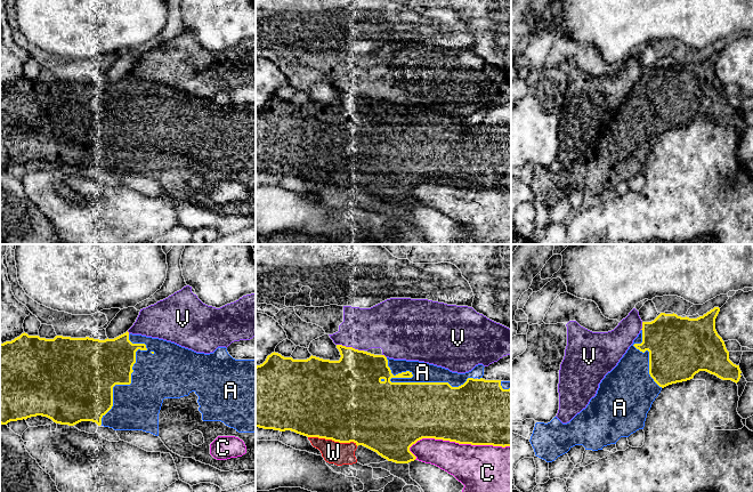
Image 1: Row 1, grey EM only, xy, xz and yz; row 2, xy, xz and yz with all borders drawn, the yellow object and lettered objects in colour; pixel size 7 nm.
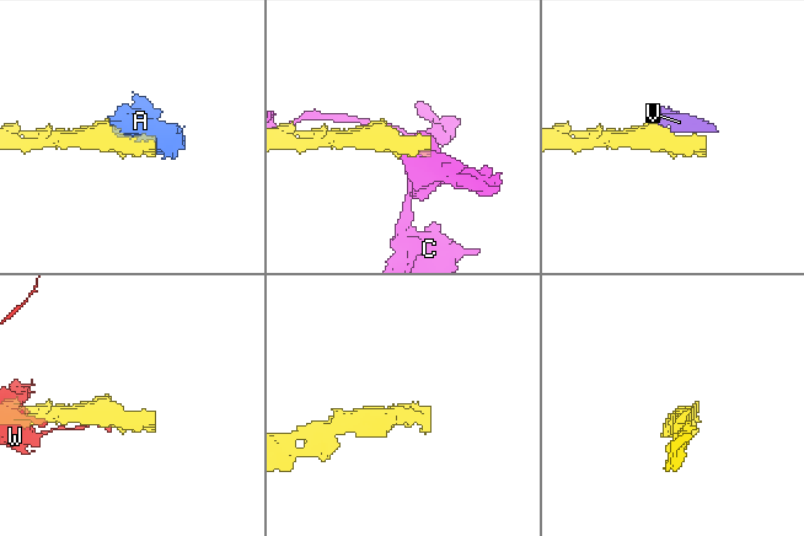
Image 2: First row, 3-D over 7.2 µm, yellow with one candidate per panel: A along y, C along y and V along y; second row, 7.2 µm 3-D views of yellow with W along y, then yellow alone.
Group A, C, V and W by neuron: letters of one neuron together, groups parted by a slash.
A / C / V / W

